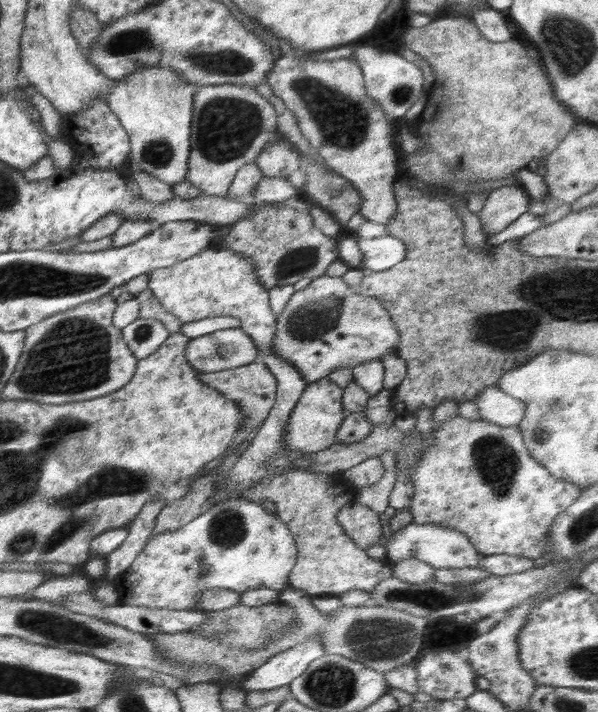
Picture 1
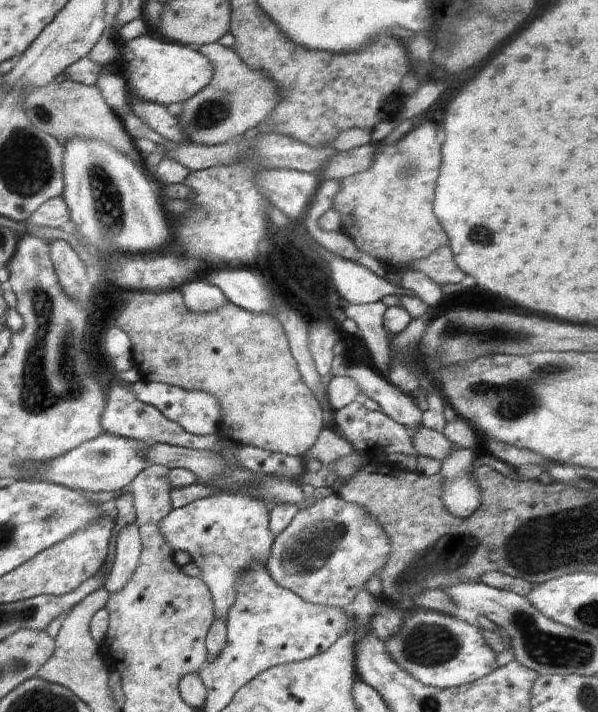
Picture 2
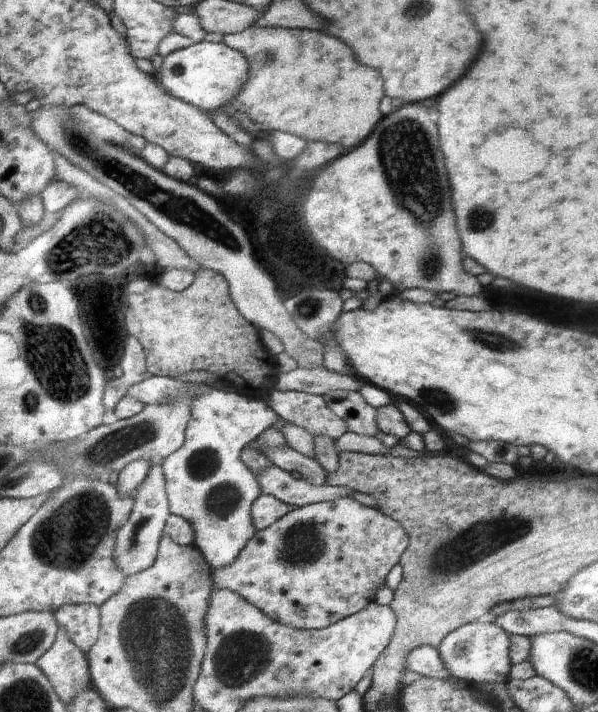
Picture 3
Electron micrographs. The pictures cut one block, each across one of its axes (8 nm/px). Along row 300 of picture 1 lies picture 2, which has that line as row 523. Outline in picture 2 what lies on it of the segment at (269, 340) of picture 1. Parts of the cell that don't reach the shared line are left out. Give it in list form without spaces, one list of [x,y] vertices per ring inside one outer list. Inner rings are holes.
[[[221,493],[173,509],[159,523],[159,530],[173,552],[188,552],[191,561],[200,568],[200,578],[211,593],[214,615],[225,621],[235,600],[233,582],[254,561],[264,565],[273,543],[269,530],[269,504],[242,493]]]

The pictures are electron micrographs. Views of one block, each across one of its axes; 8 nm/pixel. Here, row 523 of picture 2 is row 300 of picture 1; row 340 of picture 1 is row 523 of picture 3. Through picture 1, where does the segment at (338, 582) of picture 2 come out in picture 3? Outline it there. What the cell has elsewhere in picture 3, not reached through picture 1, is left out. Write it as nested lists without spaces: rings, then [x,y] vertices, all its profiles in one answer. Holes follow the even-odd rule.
[[[350,497],[313,503],[295,508],[268,528],[256,531],[230,566],[212,570],[211,590],[222,588],[240,594],[268,614],[268,618],[291,628],[327,628],[376,601],[378,592],[386,586],[386,577],[408,546],[402,526],[378,509]]]

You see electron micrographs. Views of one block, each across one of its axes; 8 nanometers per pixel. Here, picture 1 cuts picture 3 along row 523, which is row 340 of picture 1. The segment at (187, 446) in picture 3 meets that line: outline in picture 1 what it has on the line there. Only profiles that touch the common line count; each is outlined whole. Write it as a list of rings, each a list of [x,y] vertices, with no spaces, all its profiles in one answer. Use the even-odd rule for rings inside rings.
[[[240,327],[218,330],[189,340],[184,357],[199,372],[232,370],[258,359],[255,343]]]

